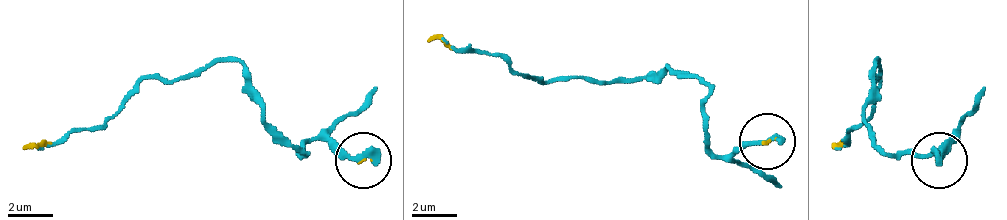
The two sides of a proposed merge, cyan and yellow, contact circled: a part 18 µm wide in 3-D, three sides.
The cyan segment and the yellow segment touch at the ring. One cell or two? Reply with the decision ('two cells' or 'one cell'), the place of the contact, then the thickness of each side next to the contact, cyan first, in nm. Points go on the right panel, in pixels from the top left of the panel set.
one cell; place (939, 160); calibres 400 and 70 nm

